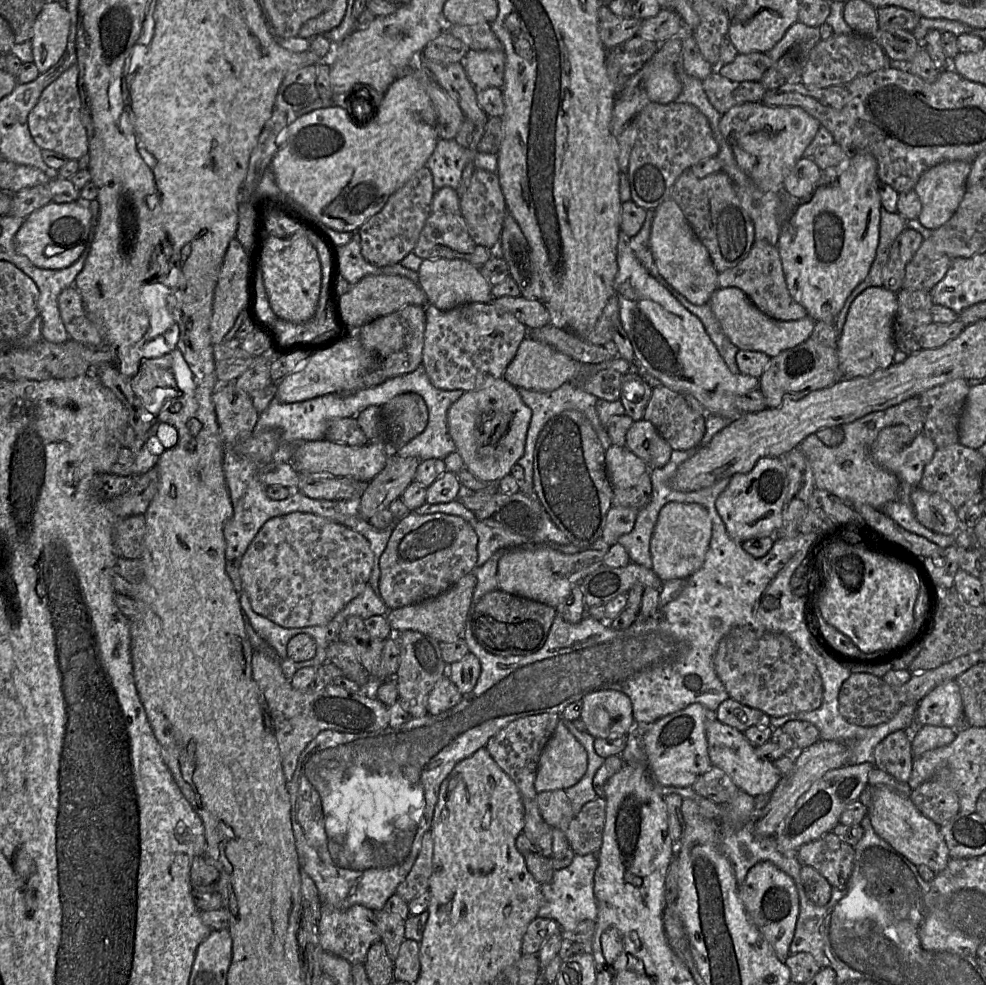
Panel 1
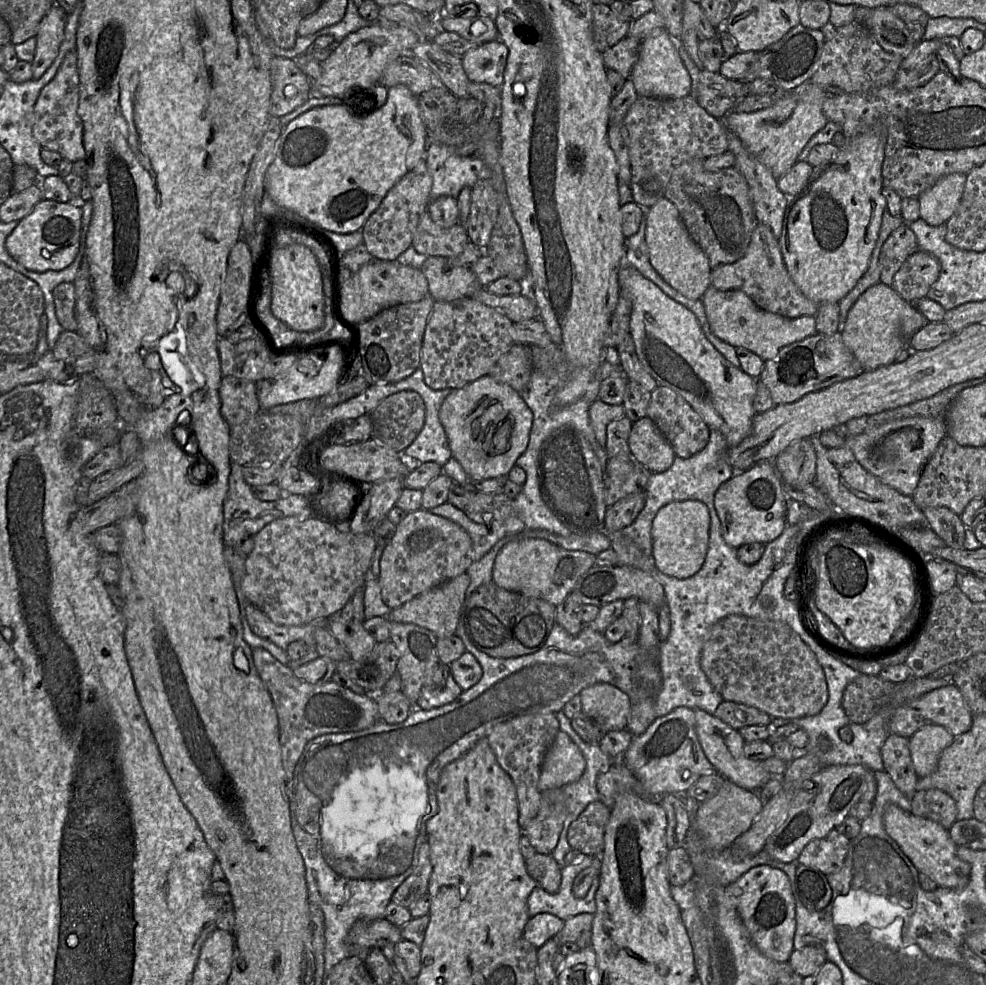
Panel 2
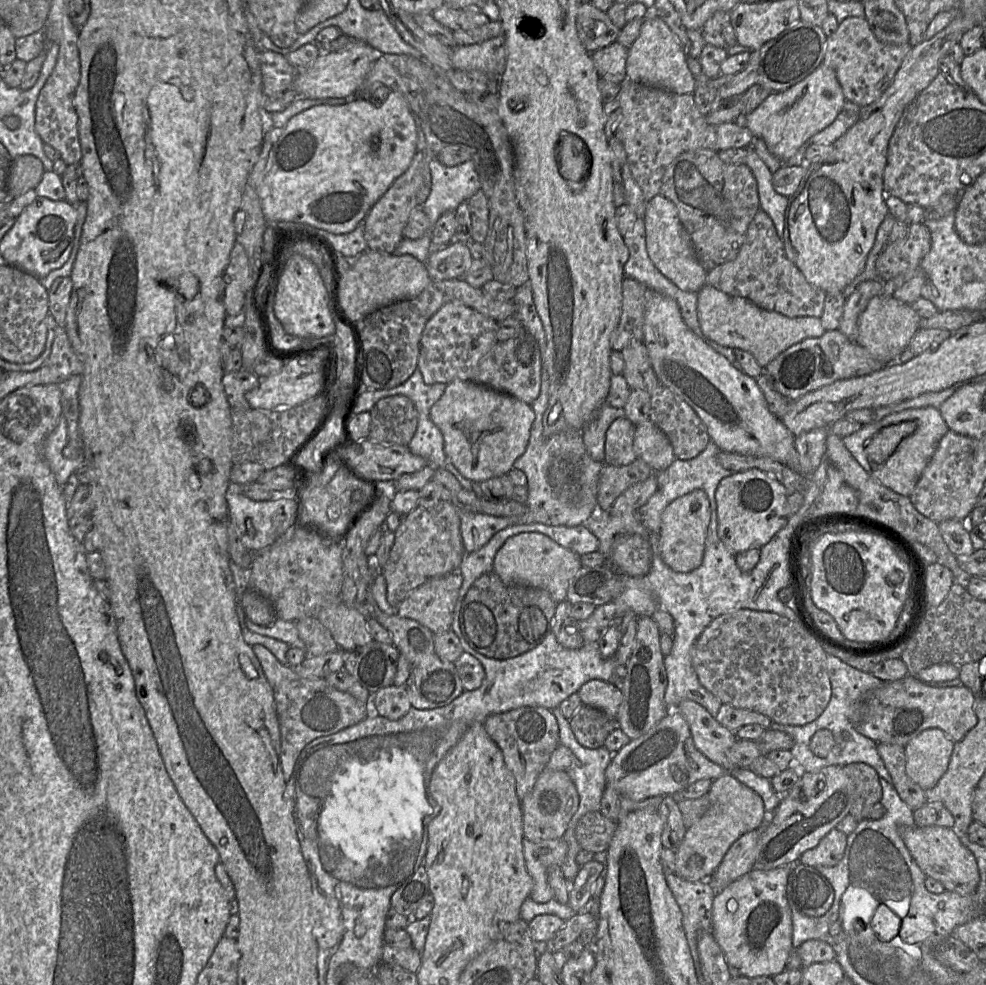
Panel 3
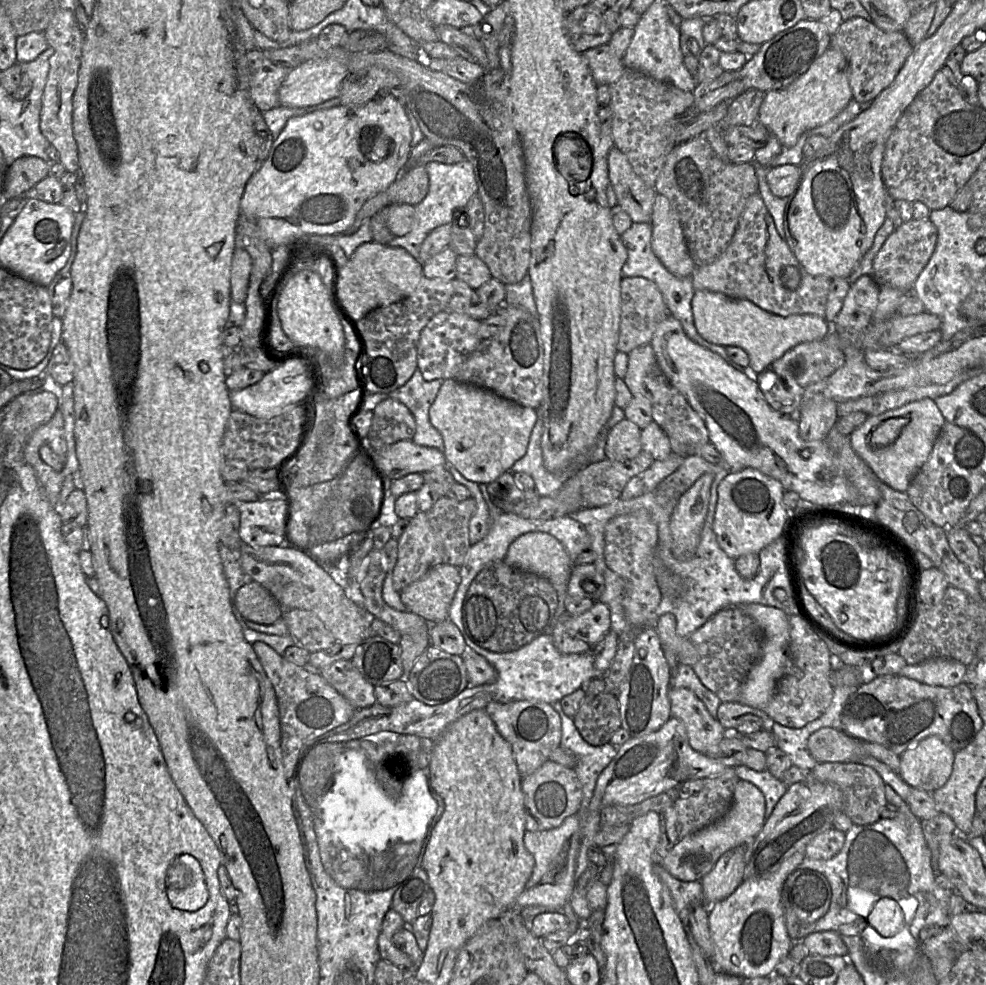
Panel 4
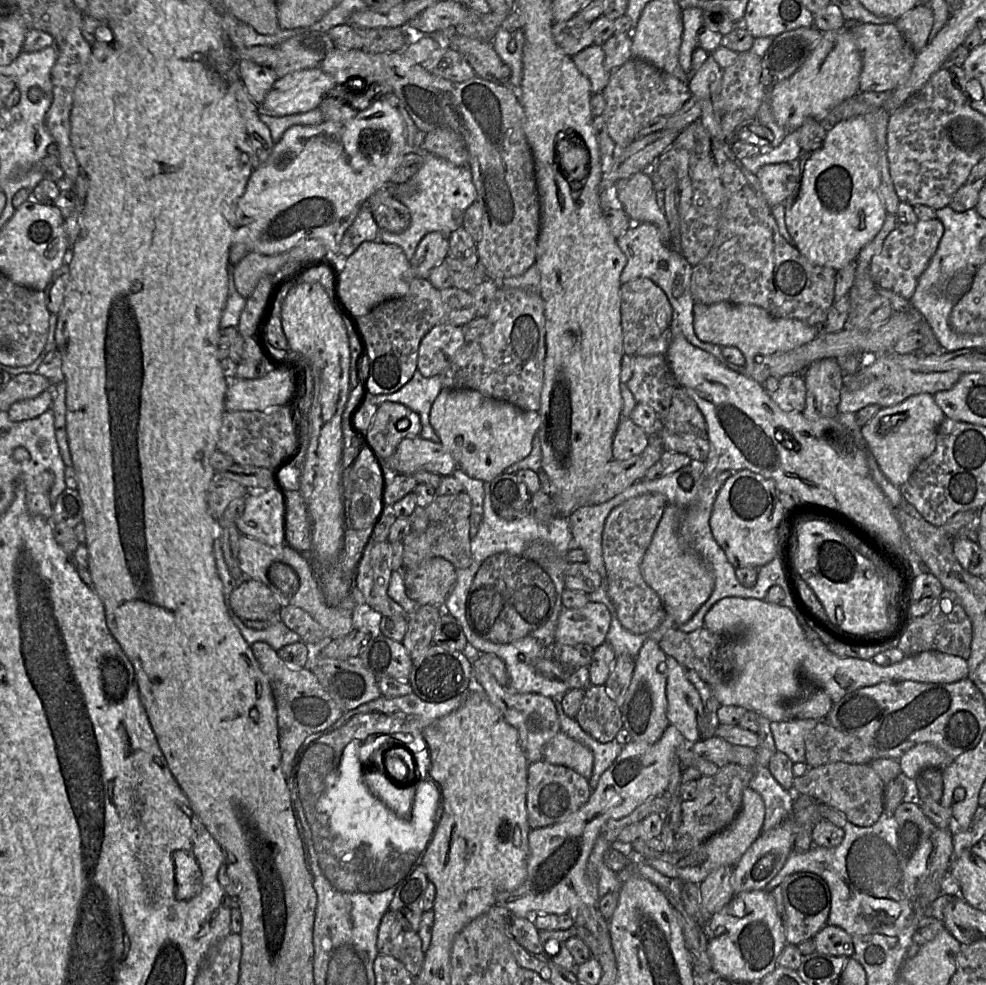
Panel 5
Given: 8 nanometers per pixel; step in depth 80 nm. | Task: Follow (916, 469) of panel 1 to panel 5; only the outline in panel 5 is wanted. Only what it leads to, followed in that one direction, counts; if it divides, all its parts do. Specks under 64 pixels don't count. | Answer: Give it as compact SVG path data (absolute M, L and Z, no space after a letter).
M921 393L878 413L863 427L863 436L869 453L875 458L885 477L896 487L903 485L917 466L935 450L937 430L945 415L935 403L933 395Z

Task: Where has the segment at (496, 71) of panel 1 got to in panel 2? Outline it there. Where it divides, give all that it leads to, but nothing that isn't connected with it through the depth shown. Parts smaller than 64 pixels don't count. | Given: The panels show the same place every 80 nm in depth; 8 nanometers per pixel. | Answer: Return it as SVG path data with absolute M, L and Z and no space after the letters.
M496 39L467 51L461 60L470 81L500 87L504 80L507 57L507 46L502 40Z

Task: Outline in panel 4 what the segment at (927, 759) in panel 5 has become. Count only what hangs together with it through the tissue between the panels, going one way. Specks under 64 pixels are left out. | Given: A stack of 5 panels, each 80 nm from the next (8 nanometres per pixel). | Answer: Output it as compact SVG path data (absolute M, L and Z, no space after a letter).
M928 736L900 755L899 775L912 788L929 793L942 787L948 780L953 767L955 751L937 736Z

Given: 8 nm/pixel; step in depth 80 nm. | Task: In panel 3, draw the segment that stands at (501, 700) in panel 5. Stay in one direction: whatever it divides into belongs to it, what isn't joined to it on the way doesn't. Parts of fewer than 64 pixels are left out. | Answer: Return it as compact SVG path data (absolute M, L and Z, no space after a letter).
M524 706L508 712L493 714L483 722L490 738L500 748L505 765L515 778L516 793L522 799L530 793L551 754L559 745L559 727L551 710Z

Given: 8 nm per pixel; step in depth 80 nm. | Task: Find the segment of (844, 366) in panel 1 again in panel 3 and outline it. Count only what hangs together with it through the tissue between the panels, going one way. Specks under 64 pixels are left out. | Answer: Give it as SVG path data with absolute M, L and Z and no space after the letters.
M877 295L869 301L866 309L859 316L856 343L886 365L896 362L919 330L921 319L910 304L889 296Z

